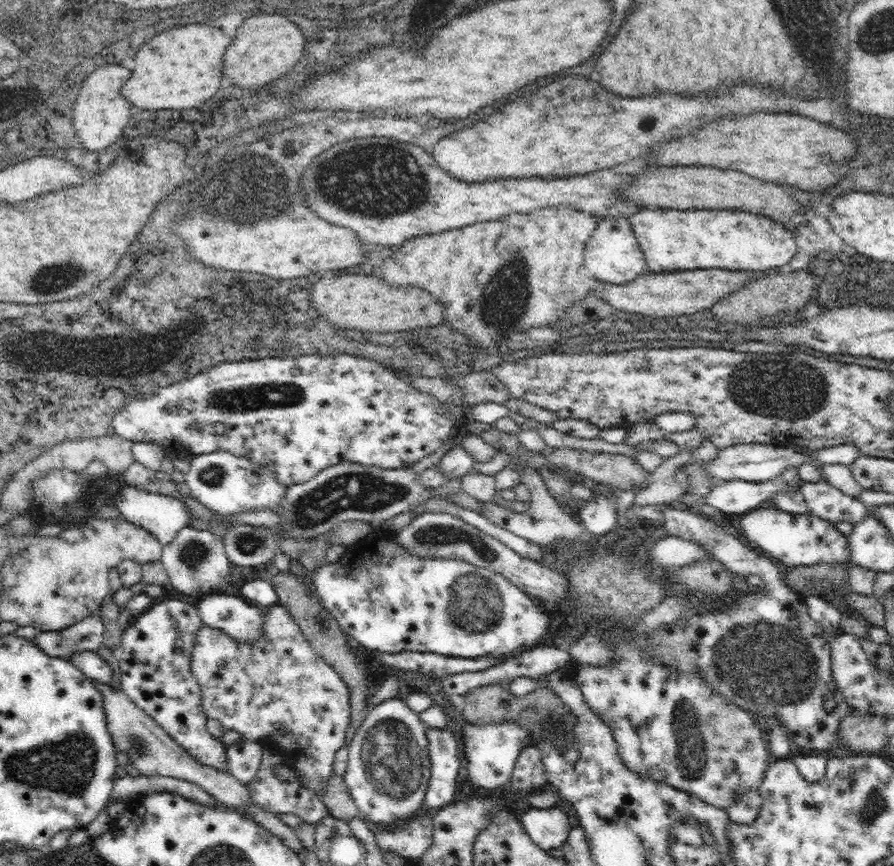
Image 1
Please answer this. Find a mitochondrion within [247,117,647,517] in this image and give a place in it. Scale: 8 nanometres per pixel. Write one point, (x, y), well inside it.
(399, 187)

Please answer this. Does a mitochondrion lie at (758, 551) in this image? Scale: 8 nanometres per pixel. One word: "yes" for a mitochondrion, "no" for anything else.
no

